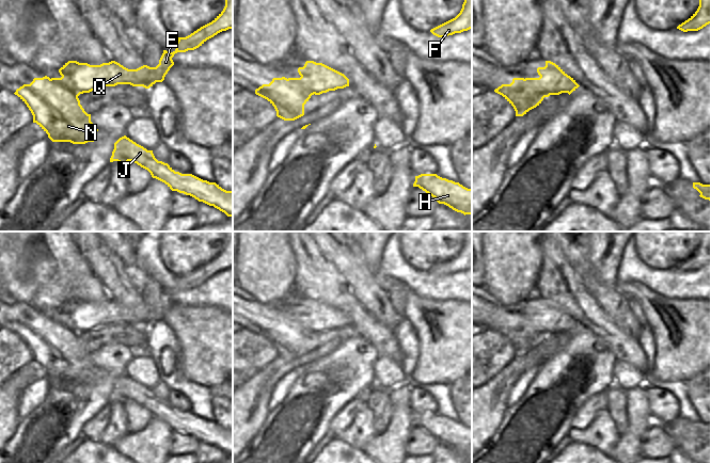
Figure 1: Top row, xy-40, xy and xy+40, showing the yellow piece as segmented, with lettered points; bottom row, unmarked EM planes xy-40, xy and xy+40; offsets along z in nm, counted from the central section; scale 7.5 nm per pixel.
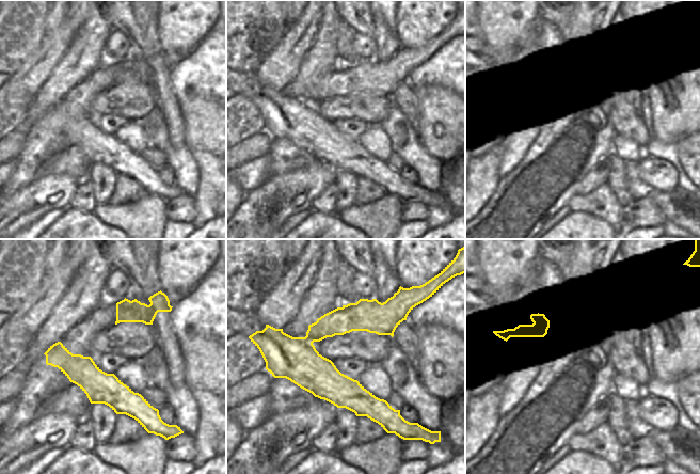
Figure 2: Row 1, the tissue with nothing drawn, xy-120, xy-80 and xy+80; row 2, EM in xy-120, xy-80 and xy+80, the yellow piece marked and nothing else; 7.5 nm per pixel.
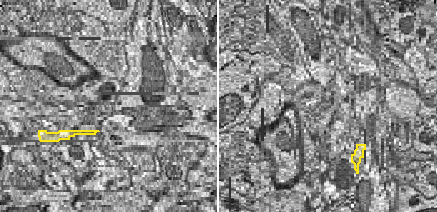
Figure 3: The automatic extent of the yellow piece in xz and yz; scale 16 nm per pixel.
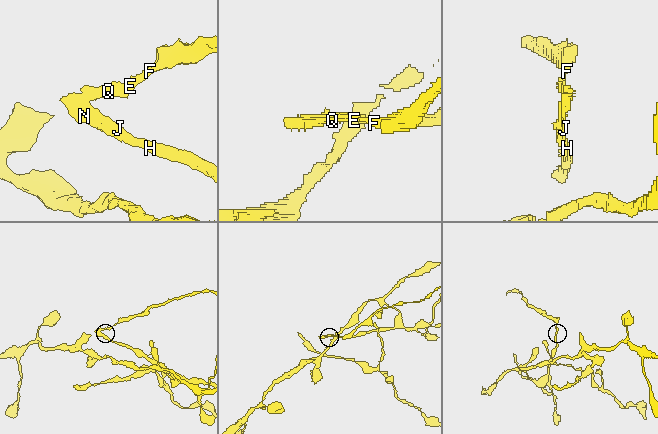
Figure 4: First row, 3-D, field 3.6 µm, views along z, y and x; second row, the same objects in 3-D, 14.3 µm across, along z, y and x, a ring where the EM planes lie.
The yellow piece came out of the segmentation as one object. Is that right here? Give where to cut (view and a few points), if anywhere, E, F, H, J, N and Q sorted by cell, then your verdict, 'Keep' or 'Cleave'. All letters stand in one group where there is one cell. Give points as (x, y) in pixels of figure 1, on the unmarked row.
Split along xy+40 (524, 318), (536, 331), (550, 331), (552, 333). Groups: E F Q / H J N. Cleave.

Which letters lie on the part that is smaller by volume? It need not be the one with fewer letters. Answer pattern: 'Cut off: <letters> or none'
Cut off: E, F, Q

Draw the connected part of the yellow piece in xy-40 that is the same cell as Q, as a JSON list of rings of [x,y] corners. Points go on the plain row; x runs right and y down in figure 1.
[[[233,232],[224,233],[225,245],[223,250],[211,261],[201,266],[190,274],[178,276],[176,288],[173,291],[163,289],[156,306],[143,304],[137,308],[128,308],[115,300],[100,304],[68,300],[59,308],[62,316],[51,317],[51,319],[79,333],[117,323],[149,328],[156,321],[164,319],[165,314],[174,304],[172,297],[175,292],[194,289],[218,272],[233,268]]]

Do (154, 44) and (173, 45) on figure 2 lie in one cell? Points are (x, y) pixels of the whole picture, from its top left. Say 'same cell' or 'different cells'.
different cells

